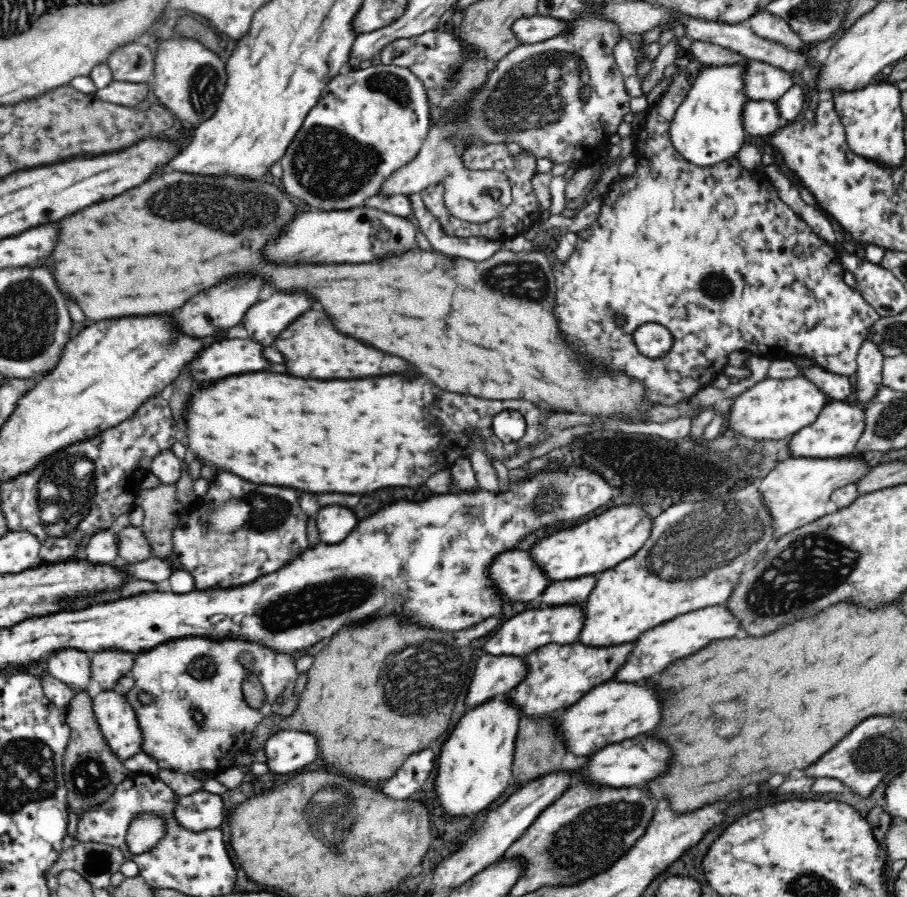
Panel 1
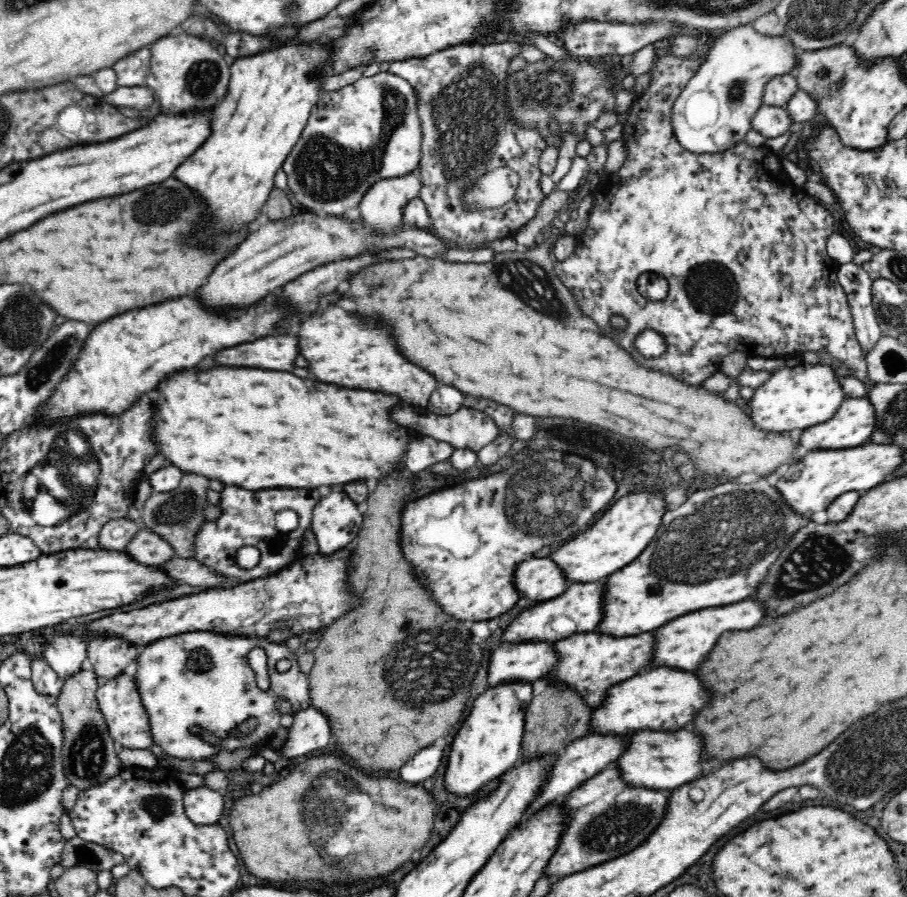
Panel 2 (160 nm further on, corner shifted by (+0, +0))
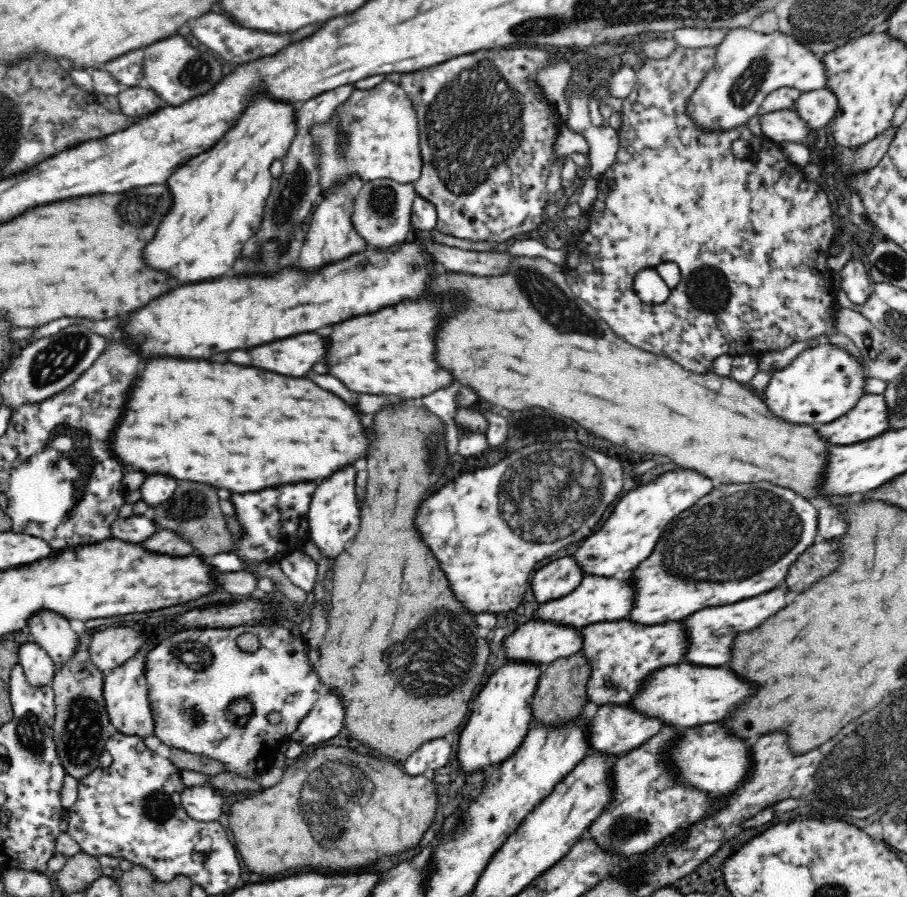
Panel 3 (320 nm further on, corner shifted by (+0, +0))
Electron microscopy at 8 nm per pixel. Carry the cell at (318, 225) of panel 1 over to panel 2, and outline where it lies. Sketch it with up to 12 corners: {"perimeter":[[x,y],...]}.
{"perimeter":[[300,209],[252,232],[200,288],[206,306],[244,310],[300,274],[362,250],[448,243],[405,227]]}

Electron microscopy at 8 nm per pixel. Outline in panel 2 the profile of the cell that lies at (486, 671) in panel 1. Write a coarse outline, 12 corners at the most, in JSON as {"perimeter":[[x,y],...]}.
{"perimeter":[[554,640],[502,642],[490,686],[534,682],[559,661]]}

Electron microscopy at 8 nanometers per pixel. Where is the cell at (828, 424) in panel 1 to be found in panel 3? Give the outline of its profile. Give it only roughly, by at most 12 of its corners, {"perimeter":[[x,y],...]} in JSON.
{"perimeter":[[866,393],[818,432],[830,444],[862,443],[891,429],[883,393]]}

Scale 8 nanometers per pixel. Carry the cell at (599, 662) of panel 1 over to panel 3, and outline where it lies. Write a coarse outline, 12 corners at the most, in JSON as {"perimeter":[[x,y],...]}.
{"perimeter":[[683,620],[589,624],[587,698],[626,705],[686,662]]}

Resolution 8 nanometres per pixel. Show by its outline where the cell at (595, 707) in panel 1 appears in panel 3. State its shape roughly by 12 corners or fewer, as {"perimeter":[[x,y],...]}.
{"perimeter":[[682,662],[630,704],[685,729],[726,718],[756,686]]}

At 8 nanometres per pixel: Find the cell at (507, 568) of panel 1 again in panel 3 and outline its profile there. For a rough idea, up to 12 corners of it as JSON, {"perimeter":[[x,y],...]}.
{"perimeter":[[570,556],[533,572],[540,604],[574,592],[584,578]]}

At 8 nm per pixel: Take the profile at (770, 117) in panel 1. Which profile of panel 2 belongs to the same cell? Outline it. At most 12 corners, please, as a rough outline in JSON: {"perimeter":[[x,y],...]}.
{"perimeter":[[763,104],[752,128],[776,138],[798,126],[785,107]]}

